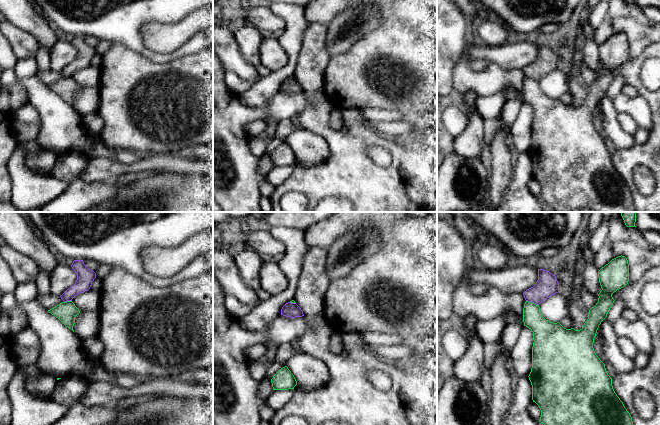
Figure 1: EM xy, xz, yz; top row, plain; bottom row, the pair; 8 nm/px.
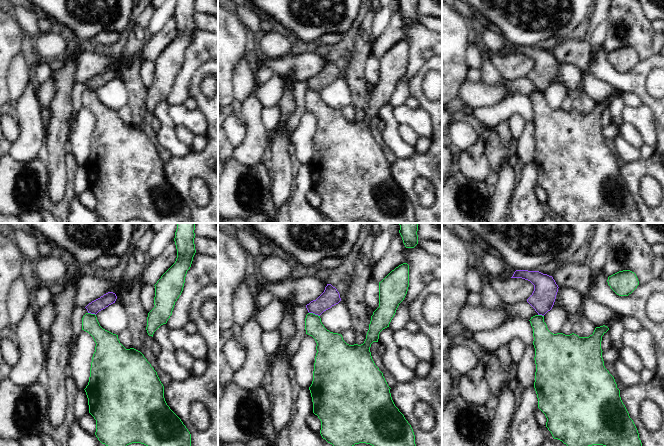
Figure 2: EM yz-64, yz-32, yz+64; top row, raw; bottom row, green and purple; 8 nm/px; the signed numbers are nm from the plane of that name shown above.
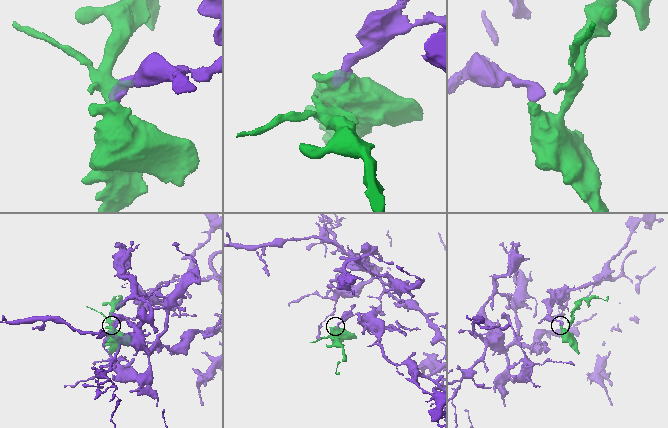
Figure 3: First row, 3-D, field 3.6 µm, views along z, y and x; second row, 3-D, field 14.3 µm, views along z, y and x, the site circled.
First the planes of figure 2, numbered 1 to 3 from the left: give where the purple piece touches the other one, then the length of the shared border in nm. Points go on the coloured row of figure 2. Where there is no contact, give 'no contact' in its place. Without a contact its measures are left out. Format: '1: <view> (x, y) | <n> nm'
1: yz-64 (92, 314) | 70 nm
2: yz-32 (314, 314) | 90 nm
3: yz+64 (541, 315) | 50 nm

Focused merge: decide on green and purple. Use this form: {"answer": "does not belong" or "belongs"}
{"answer": "does not belong"}

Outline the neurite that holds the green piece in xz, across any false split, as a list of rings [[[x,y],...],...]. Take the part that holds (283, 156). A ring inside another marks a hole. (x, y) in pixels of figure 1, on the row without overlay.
[[[287,142],[281,144],[271,155],[273,166],[294,165],[297,157]]]

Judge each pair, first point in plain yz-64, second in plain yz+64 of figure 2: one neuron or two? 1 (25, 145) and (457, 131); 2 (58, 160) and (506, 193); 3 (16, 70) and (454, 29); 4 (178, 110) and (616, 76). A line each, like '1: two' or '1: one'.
1: two
2: one
3: two
4: two

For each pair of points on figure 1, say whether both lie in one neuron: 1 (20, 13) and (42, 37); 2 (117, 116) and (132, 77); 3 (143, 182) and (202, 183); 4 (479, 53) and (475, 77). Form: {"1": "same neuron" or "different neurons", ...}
{"1": "same neuron", "2": "same neuron", "3": "same neuron", "4": "different neurons"}

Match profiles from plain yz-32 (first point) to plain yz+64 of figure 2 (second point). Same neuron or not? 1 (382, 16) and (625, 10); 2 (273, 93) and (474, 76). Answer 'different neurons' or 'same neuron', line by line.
1: different neurons
2: different neurons

